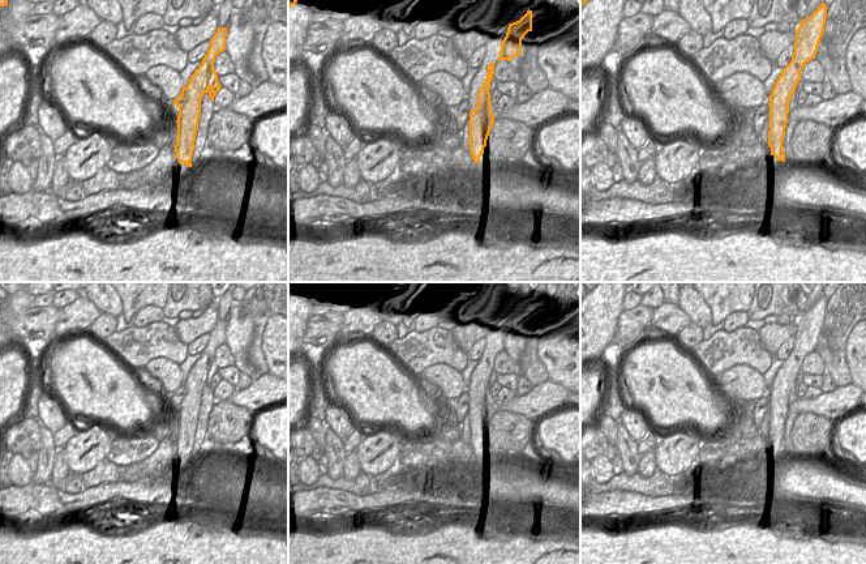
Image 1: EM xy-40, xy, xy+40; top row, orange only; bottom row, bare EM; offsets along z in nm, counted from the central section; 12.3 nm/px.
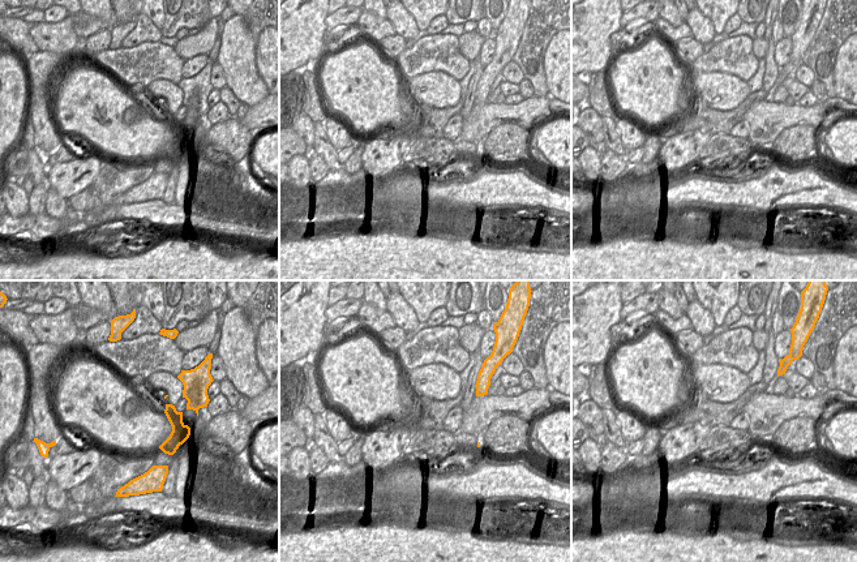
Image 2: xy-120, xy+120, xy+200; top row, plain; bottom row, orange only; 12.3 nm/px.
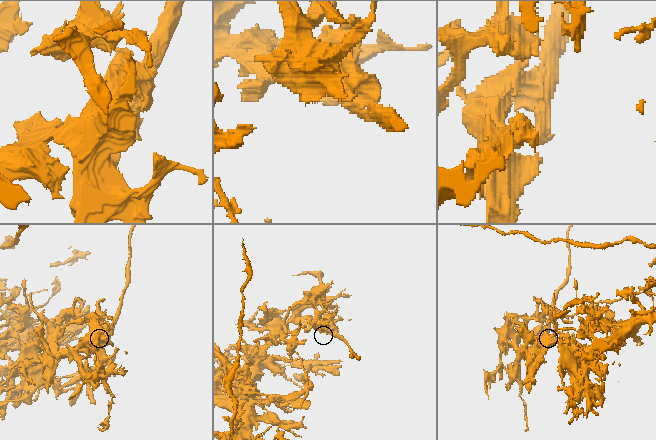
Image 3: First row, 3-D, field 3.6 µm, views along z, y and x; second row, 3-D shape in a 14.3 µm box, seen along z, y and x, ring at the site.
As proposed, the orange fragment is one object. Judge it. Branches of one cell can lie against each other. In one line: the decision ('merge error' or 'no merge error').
merge error

